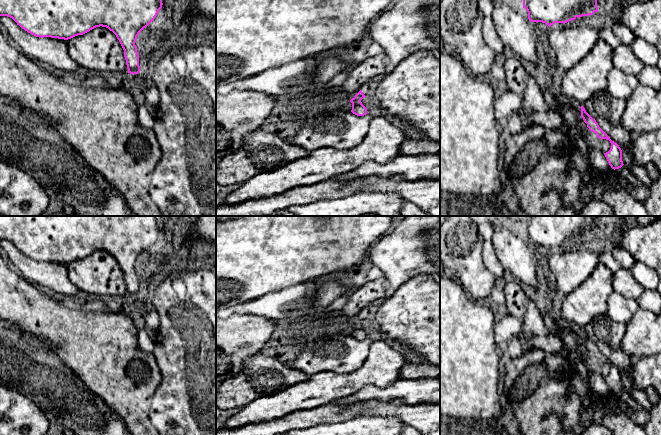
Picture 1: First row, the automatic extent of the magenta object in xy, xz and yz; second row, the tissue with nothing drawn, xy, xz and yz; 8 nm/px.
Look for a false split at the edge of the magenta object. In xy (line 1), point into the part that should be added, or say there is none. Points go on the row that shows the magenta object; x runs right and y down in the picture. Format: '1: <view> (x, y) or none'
1: none

